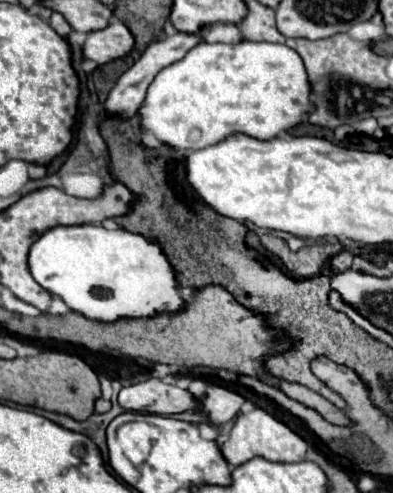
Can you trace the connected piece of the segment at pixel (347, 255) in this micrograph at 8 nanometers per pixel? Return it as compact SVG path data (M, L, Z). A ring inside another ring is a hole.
M346 249L340 251L340 253L332 259L334 269L336 269L336 271L346 271L346 269L350 269L350 267L352 267L352 257L354 257L354 255L352 255L350 251L346 251Z

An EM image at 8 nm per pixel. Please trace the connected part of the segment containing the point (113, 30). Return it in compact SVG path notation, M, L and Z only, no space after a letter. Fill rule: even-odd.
M114 19L108 27L88 33L82 45L82 55L88 61L104 65L112 59L126 55L132 47L134 47L132 33L118 19Z

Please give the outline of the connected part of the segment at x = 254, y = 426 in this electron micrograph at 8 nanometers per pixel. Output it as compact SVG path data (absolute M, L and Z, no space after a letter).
M252 409L236 417L234 427L230 429L230 437L220 445L220 451L228 465L238 467L252 457L264 457L268 461L278 461L278 463L298 463L304 459L306 447L308 447L306 441L300 435L296 435L292 429L288 429L284 423L276 421L264 409Z

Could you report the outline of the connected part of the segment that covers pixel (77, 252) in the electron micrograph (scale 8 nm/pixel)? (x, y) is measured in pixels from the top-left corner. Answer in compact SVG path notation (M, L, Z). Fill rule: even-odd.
M94 223L48 229L30 247L28 269L42 289L96 321L152 317L162 311L182 311L186 305L178 297L176 273L160 245L126 229L108 231Z

